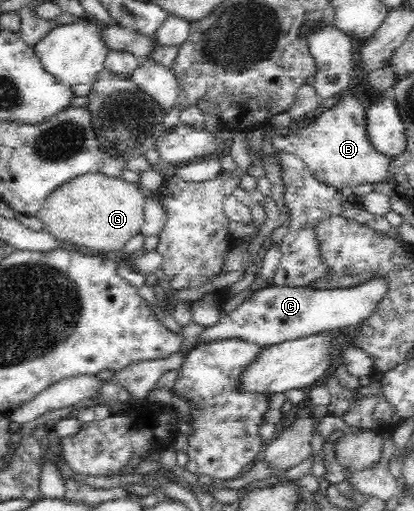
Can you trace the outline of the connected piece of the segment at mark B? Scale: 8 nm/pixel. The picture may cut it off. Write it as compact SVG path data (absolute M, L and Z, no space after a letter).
M341 93L341 98L332 108L319 113L312 122L301 129L295 128L288 135L274 135L272 144L277 152L285 152L298 156L307 165L308 170L319 183L333 186L337 189L355 188L361 184L375 184L389 182L391 175L391 158L386 154L381 154L374 149L366 131L366 110L361 105L362 102L351 93Z

